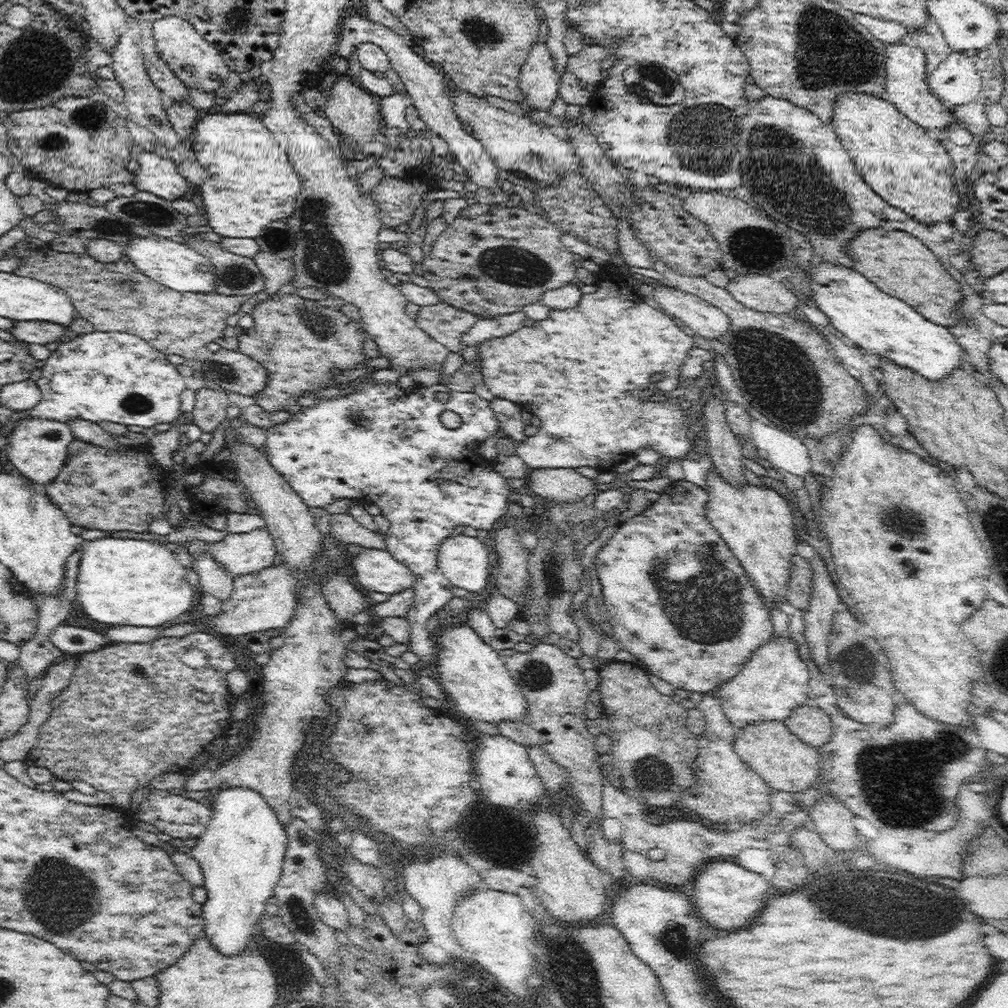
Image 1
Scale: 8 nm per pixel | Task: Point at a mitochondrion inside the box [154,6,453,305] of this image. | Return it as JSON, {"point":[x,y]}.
{"point":[323,257]}

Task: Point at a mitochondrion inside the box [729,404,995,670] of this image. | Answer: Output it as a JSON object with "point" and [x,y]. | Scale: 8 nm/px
{"point":[903,519]}

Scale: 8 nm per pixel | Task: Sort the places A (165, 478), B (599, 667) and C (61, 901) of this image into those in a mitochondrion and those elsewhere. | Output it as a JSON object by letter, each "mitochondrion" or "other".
{"A":"other","B":"other","C":"mitochondrion"}

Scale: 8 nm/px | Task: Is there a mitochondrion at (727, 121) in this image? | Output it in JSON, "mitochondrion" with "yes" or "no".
{"mitochondrion":"yes"}

